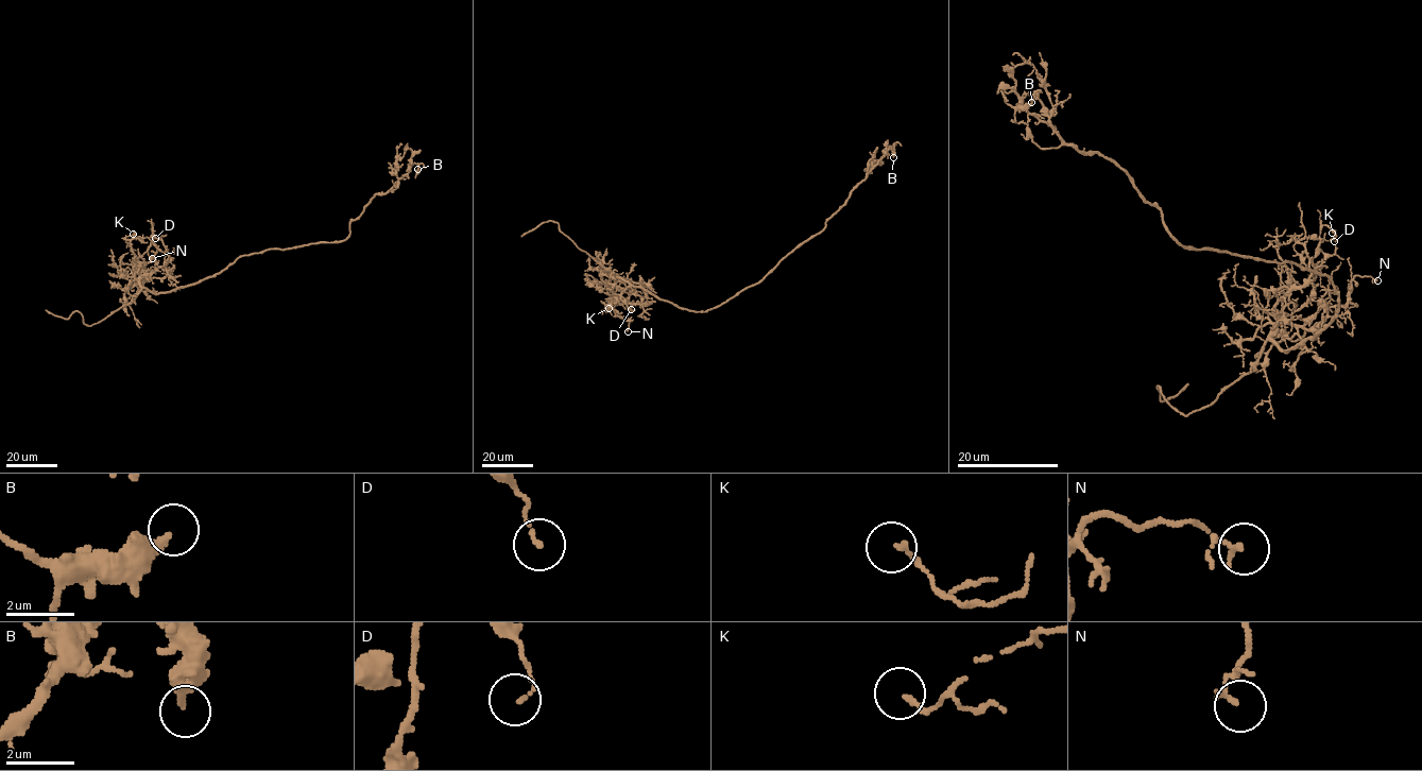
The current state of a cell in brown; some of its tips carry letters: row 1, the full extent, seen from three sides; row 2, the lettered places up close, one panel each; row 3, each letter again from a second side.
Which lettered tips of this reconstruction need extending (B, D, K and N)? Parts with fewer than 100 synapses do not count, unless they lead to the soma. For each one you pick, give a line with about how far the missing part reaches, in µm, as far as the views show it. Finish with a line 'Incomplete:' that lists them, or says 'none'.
Incomplete: none

